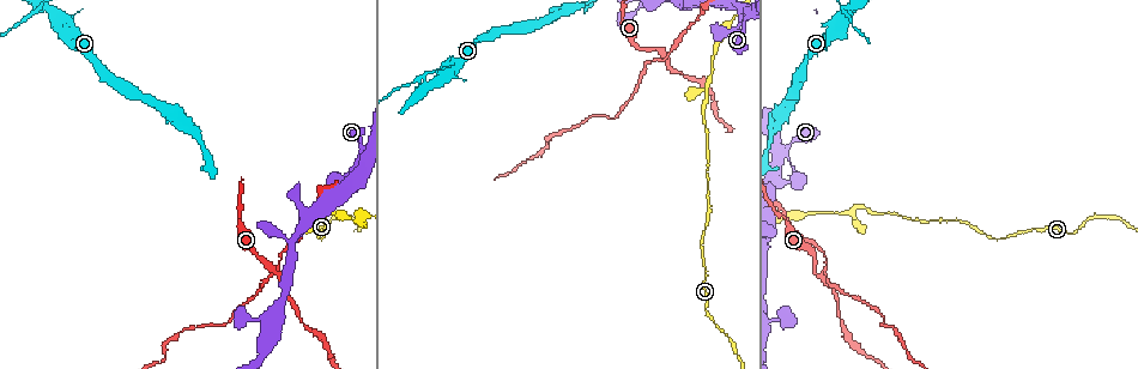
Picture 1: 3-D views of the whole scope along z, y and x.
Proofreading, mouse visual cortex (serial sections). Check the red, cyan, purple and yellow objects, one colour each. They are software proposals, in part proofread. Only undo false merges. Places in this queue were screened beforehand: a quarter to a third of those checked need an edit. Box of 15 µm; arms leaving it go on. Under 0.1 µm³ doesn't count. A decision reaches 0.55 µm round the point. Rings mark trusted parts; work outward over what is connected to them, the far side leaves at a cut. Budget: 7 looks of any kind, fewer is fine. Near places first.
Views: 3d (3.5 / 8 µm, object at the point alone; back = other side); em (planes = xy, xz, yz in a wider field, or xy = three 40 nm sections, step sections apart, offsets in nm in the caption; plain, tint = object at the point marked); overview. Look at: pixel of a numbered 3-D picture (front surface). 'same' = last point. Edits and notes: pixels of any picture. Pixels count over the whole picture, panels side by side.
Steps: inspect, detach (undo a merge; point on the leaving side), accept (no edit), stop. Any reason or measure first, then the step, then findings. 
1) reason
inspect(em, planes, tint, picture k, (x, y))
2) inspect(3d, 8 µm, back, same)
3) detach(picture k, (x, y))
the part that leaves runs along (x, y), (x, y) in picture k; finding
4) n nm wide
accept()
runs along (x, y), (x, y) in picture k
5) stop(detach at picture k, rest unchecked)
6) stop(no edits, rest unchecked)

looks like a crossing
inspect(3d, 3.5 µm, picture 1, (821, 276))

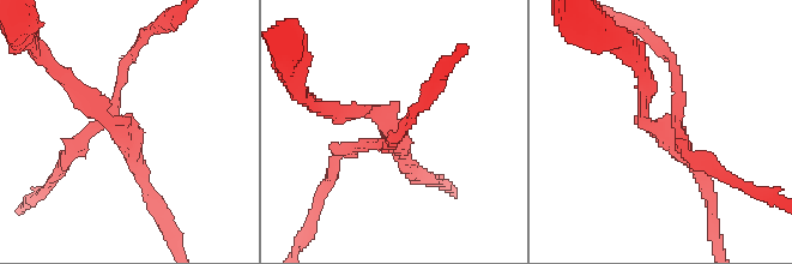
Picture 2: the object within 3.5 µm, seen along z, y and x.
4 arms; arms of 150, 150, 200, 200 nm
inspect(em, planes, tint, picture 2, (669, 127))

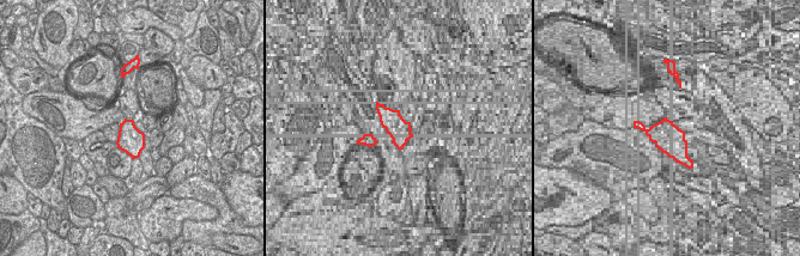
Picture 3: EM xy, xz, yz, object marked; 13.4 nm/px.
detach(picture 2, (80, 140))
the part that leaves runs along (100, 124), (48, 182) in picture 2; a second cell is stuck on

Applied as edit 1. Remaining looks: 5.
see it whole again
inspect(overview)

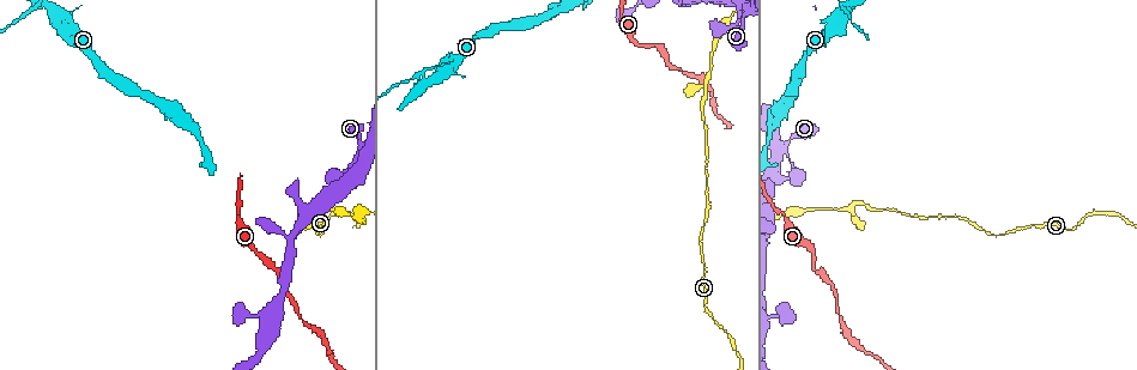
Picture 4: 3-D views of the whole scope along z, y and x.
four arms meet
inspect(3d, 8 µm, picture 4, (783, 150))

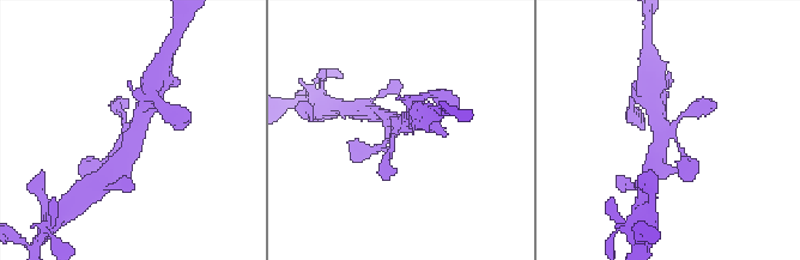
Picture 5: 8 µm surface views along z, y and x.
inspect(3d, 3.5 µm, picture 5, (124, 131))

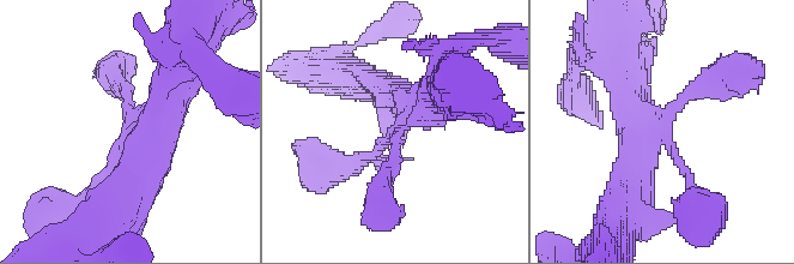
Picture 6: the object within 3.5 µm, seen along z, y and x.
4 arms; arms of 150, 150, 450, 500 nm; now the EM
inspect(em, xy, step 2, tint, picture 6, (130, 131))

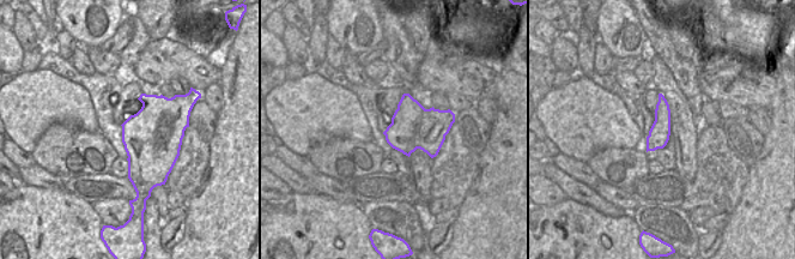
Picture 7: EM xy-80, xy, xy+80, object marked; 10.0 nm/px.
accept()
runs along (117, 82), (135, 126), (88, 196) in picture 6; continuous, no second cell

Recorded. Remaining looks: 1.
stop(detach at picture 2, rest unchecked)

